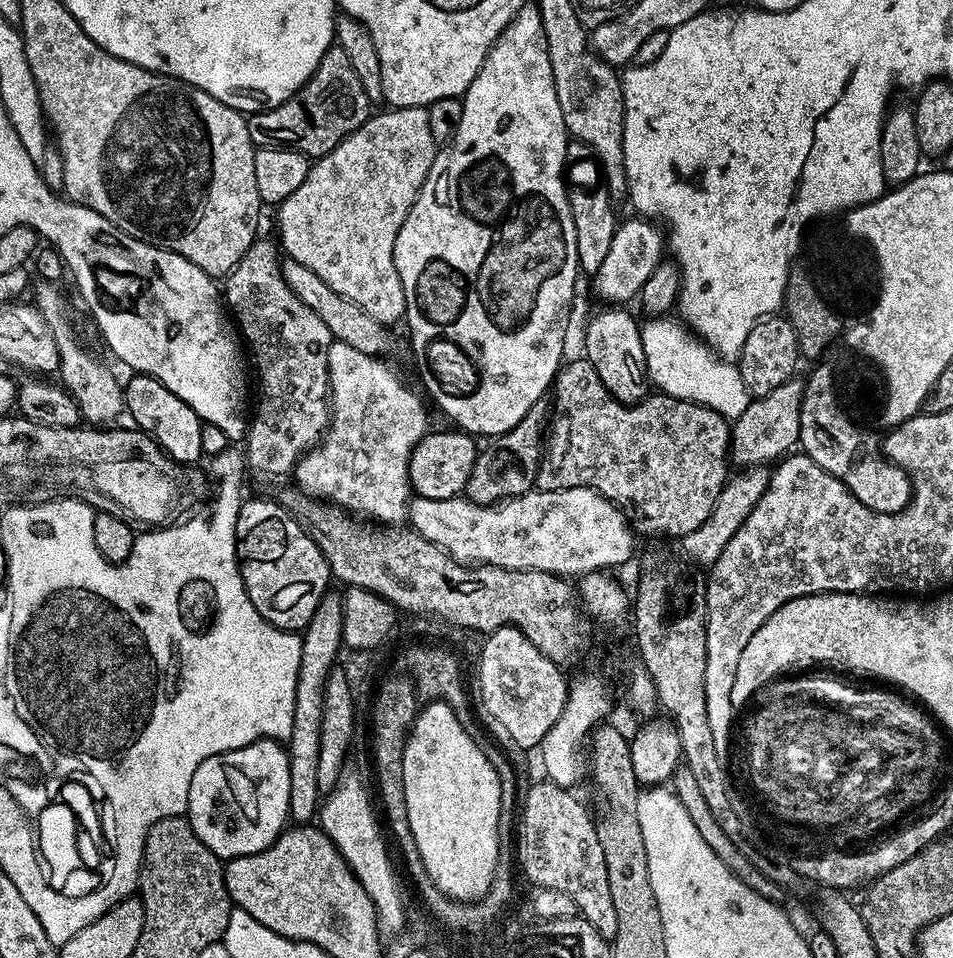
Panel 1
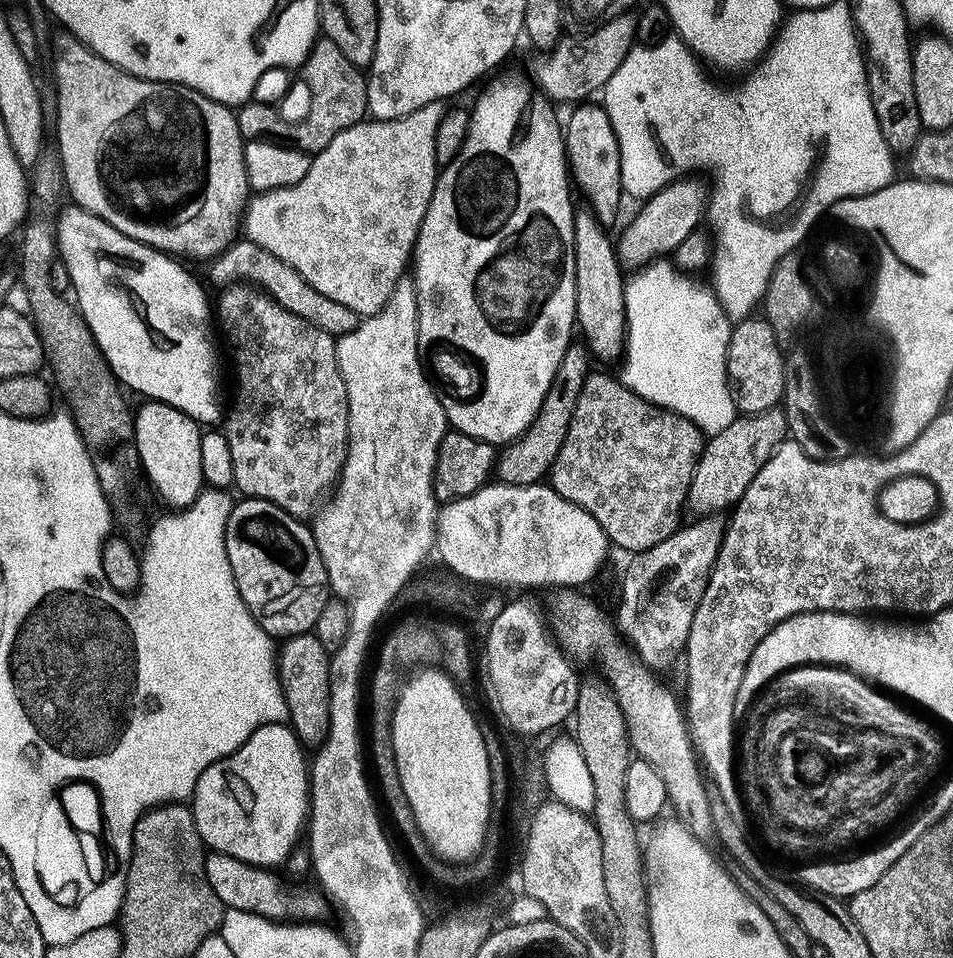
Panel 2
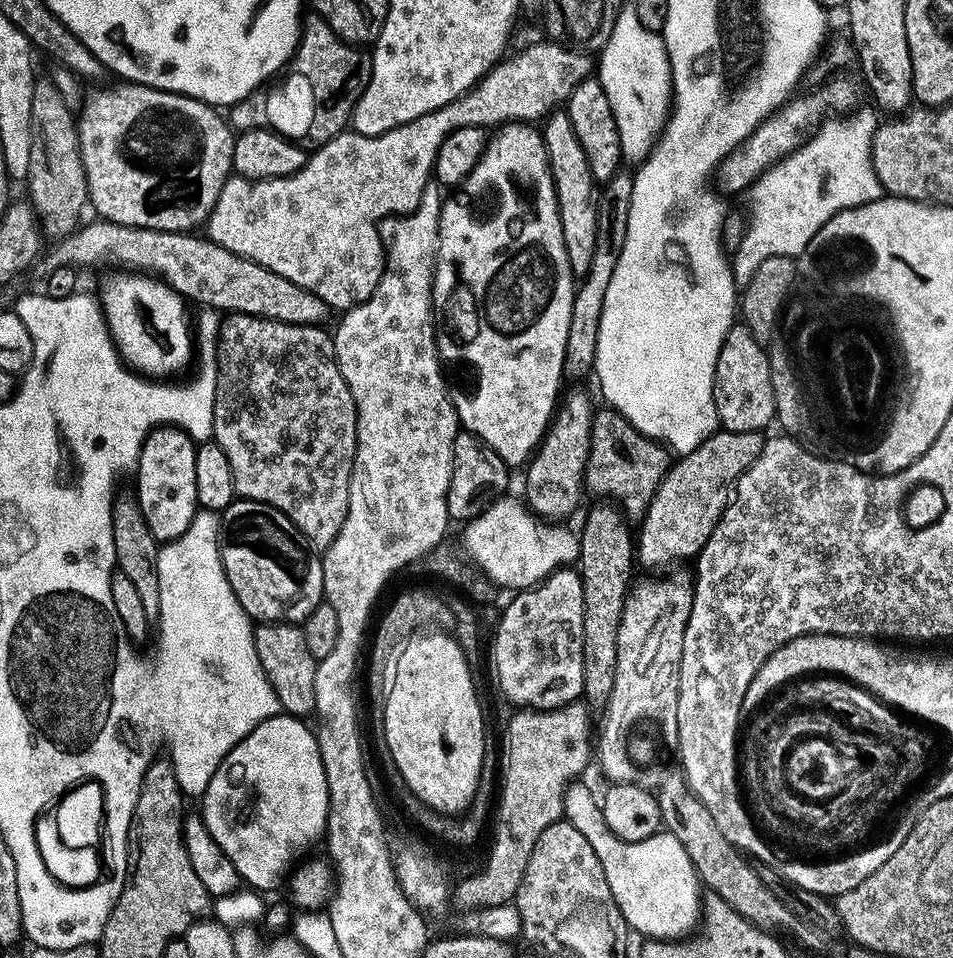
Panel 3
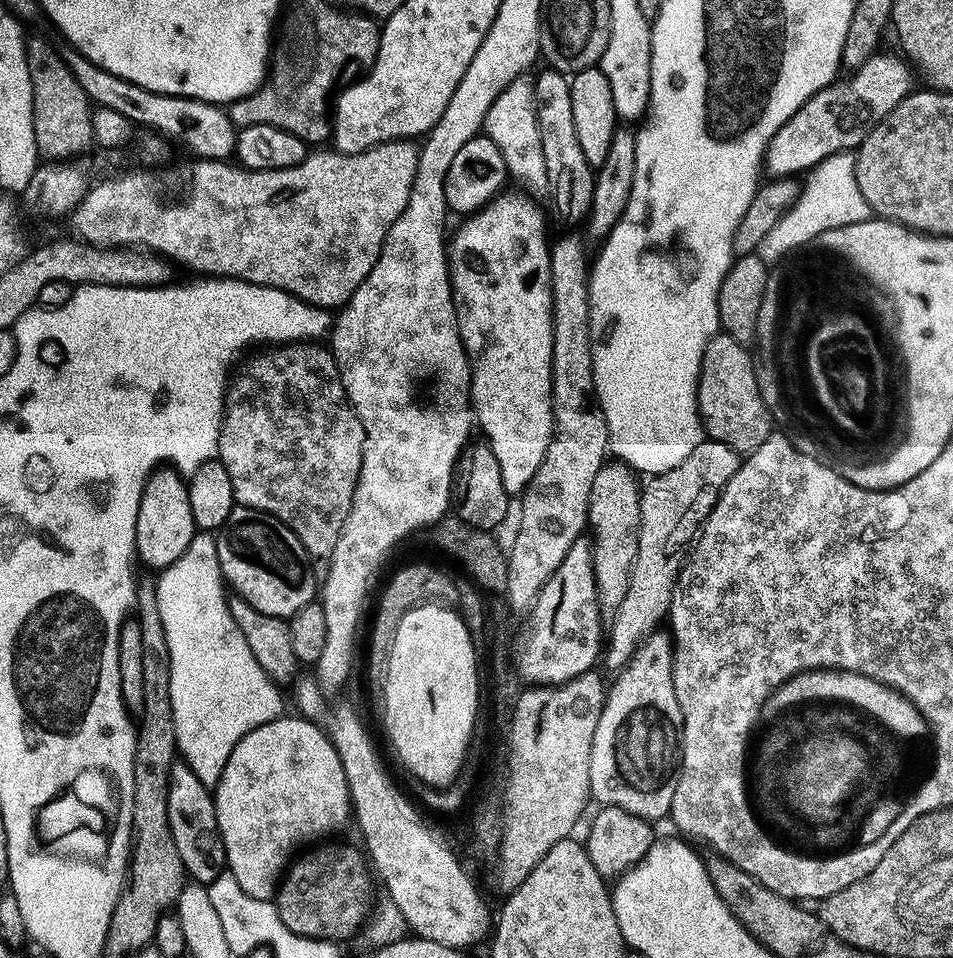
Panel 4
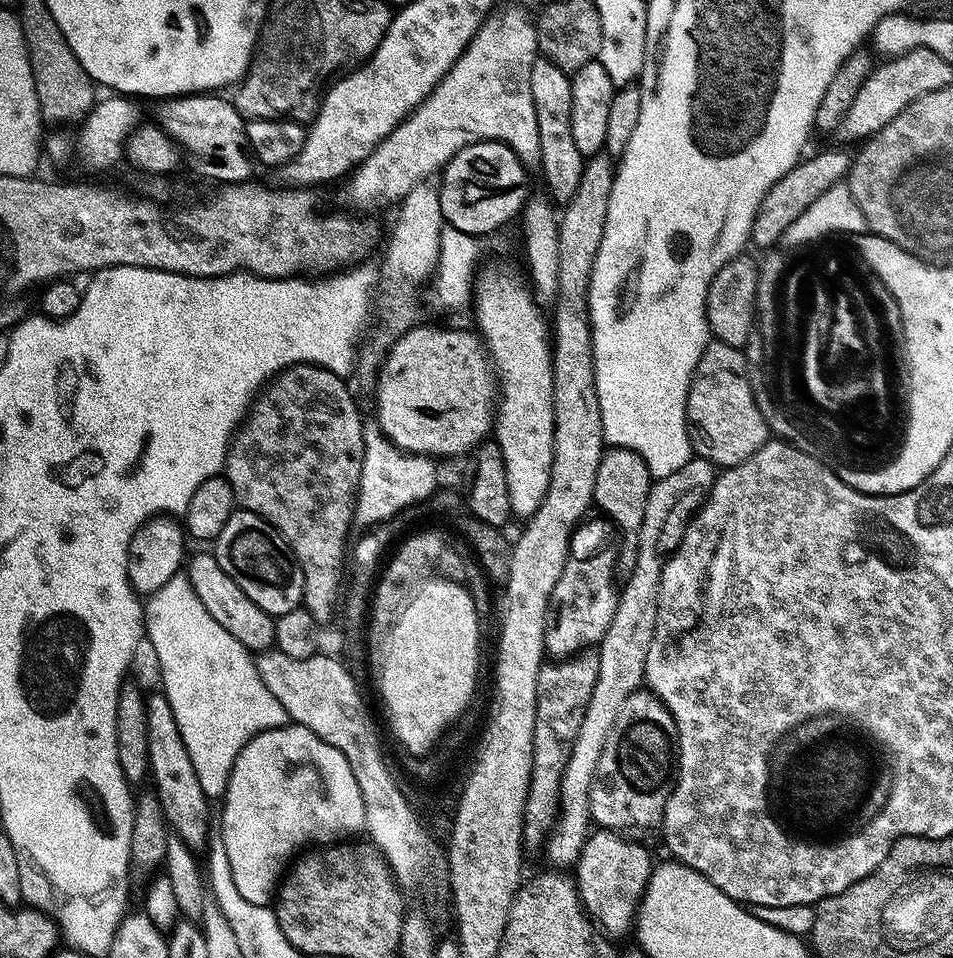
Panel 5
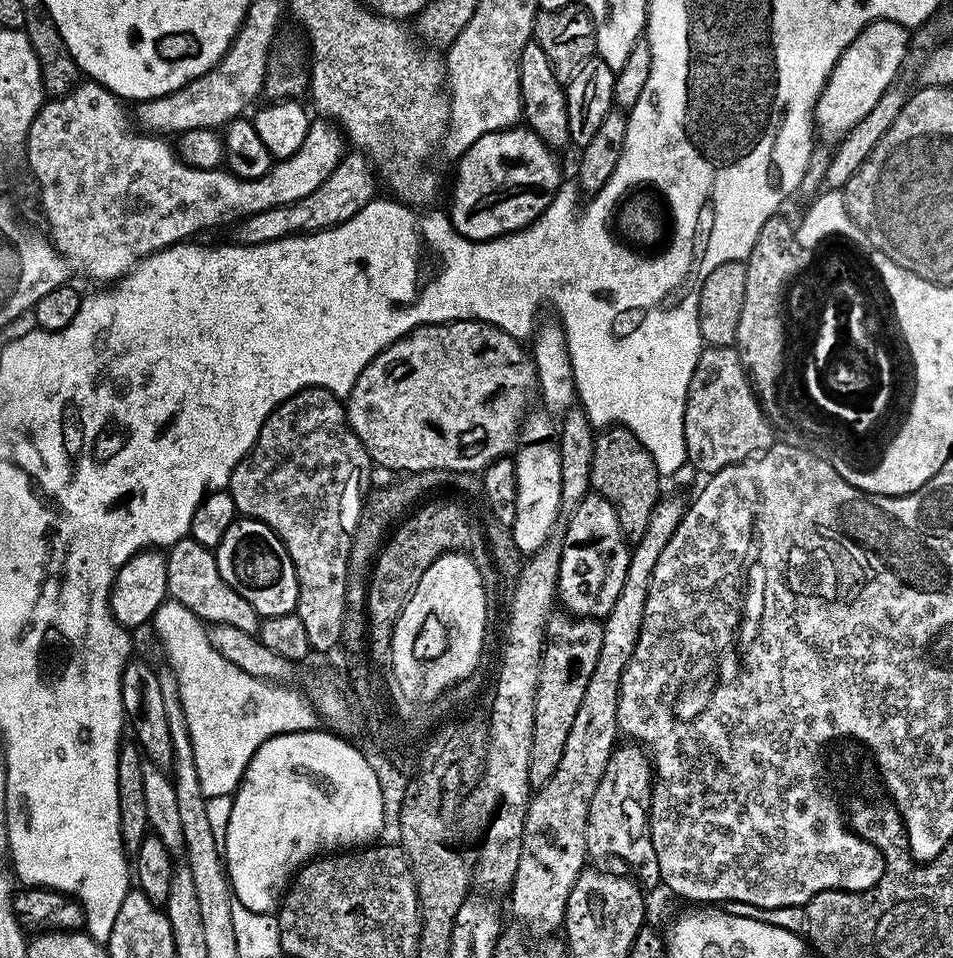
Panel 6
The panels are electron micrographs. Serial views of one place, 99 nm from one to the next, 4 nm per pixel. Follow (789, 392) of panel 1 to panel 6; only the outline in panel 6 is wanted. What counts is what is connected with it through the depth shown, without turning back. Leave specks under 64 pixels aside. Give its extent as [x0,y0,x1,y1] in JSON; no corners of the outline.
[510,494,688,937]

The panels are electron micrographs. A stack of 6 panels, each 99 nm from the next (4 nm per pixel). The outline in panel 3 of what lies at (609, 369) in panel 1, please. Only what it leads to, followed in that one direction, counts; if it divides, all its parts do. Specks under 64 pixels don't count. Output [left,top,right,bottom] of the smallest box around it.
[542,111,598,278]

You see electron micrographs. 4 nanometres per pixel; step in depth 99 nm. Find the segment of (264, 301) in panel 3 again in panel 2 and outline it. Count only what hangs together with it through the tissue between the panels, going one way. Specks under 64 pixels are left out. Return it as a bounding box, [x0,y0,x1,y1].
[207,238,358,338]

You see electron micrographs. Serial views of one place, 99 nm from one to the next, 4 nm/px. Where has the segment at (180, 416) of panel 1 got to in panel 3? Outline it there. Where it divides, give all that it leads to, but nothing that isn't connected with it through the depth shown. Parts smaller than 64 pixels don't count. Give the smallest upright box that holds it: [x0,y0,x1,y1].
[134,426,198,542]

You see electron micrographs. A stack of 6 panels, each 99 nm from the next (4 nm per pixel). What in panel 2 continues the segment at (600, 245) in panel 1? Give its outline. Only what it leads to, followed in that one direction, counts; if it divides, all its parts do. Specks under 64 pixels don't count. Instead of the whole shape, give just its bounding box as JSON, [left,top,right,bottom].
[563,102,626,226]

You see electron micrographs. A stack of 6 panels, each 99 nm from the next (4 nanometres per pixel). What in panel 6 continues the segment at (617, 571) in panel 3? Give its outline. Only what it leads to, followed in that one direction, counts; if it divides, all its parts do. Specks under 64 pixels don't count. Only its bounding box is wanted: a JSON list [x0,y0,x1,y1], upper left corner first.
[590,426,662,544]

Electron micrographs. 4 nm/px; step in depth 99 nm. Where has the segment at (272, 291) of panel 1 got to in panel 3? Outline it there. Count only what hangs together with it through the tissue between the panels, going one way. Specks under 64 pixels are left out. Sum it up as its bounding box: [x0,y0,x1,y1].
[210,312,358,550]

